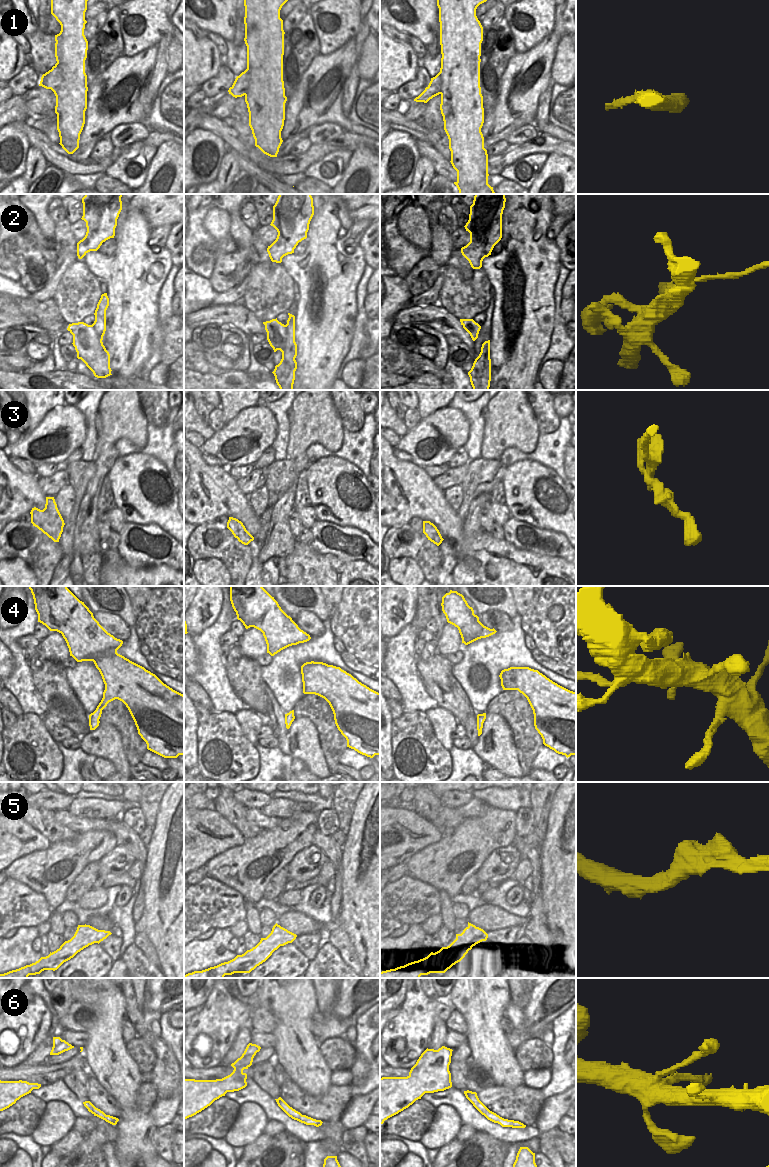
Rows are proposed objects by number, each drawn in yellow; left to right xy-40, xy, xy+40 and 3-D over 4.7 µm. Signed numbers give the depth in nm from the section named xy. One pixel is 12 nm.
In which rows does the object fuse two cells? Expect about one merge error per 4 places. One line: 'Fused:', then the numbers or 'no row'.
Fused: 1, 2

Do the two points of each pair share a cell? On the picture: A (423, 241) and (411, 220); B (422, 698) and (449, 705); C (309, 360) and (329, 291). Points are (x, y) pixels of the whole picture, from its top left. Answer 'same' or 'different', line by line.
A: same
B: different
C: same

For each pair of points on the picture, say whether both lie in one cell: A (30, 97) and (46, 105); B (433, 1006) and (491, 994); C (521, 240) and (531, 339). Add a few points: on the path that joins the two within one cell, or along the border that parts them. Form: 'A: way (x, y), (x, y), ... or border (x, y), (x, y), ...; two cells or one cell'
A: way (34, 98), (42, 104); one cell
B: border (443, 999), (454, 1008); two cells
C: way (526, 265), (526, 314); one cell

